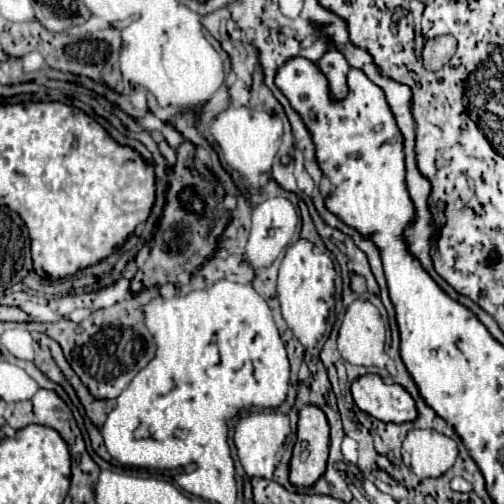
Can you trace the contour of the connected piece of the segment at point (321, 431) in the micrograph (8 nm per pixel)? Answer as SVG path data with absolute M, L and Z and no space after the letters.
M306 405L298 419L298 441L290 461L290 483L312 487L326 471L330 447L330 425L316 405Z

